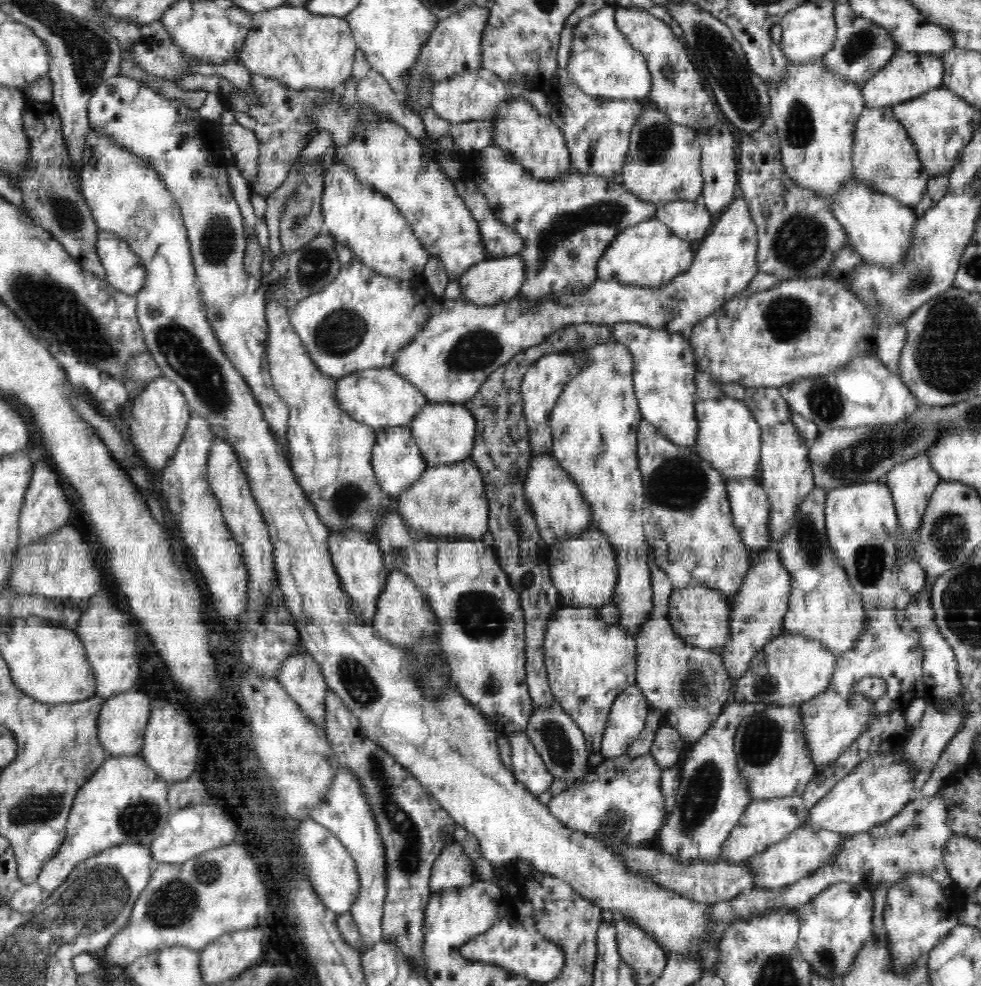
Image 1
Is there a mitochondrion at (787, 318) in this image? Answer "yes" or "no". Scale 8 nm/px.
yes

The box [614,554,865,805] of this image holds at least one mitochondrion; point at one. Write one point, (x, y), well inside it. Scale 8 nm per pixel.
(763, 739)

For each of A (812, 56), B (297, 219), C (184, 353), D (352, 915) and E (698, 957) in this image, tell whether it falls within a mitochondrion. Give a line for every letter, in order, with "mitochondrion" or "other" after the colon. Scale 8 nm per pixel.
A: other
B: mitochondrion
C: mitochondrion
D: other
E: other

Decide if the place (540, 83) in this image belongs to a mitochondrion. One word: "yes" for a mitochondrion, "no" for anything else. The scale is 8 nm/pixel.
no

